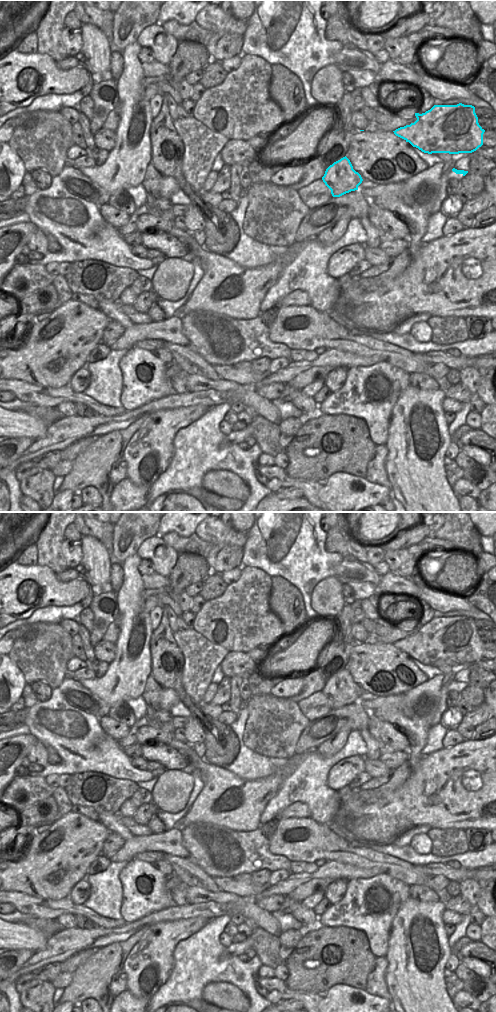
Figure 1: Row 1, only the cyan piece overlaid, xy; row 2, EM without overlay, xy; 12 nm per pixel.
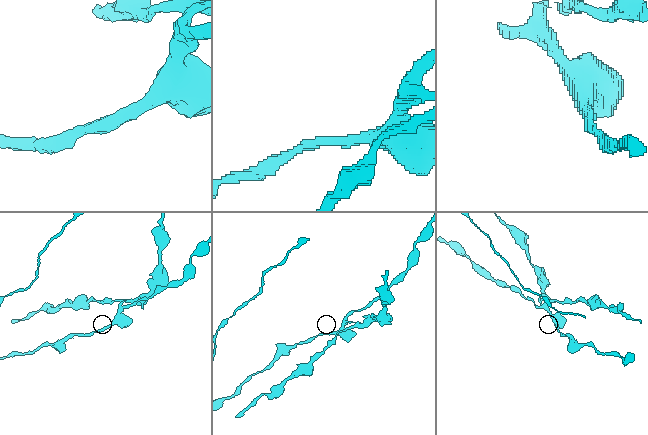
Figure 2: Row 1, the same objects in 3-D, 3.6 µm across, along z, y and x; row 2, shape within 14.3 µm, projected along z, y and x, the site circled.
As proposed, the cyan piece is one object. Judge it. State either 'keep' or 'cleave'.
cleave

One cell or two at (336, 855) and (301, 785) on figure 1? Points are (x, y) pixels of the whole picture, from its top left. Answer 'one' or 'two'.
two

